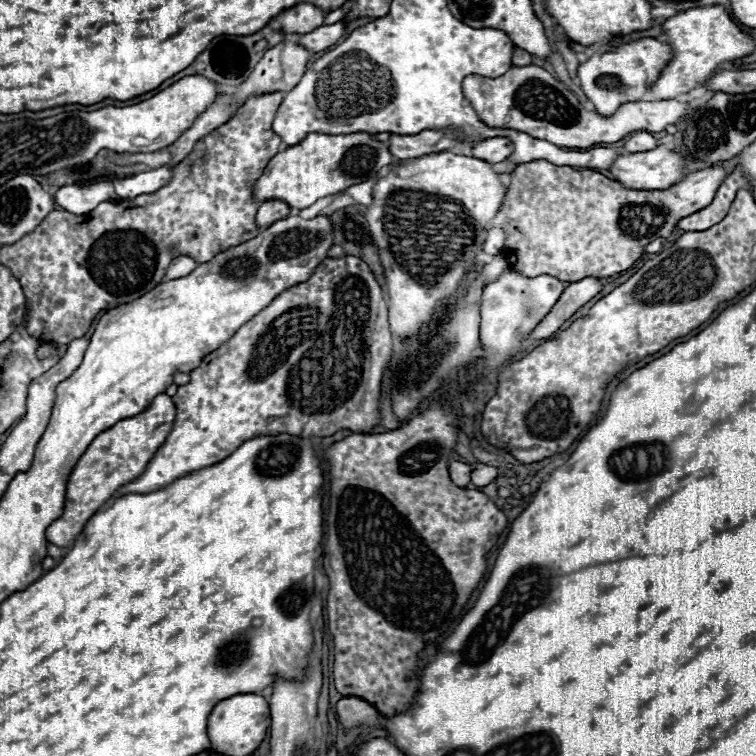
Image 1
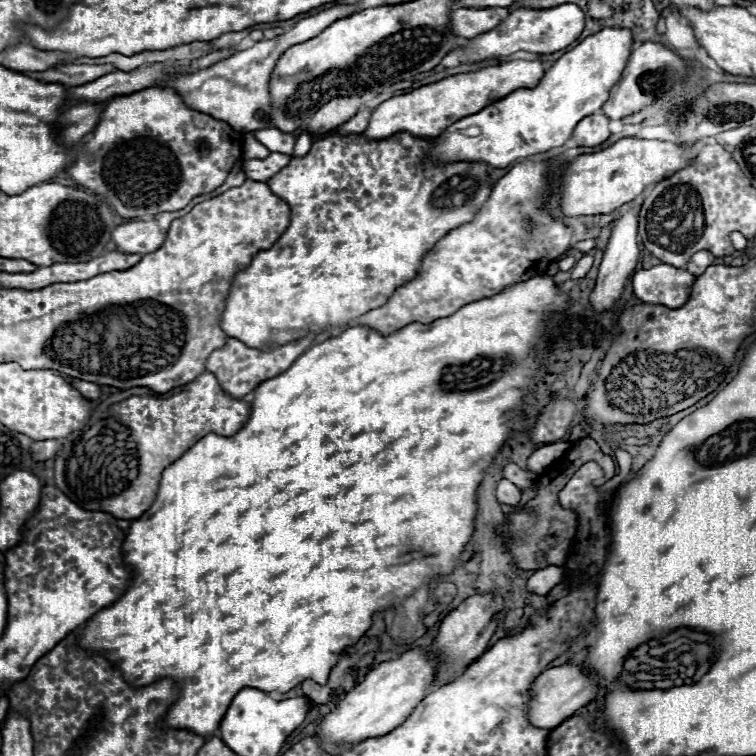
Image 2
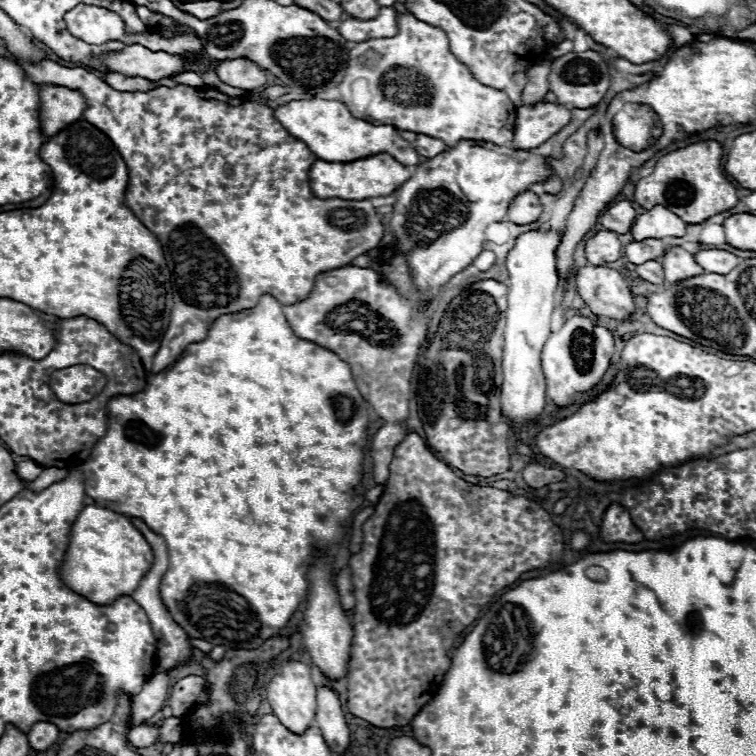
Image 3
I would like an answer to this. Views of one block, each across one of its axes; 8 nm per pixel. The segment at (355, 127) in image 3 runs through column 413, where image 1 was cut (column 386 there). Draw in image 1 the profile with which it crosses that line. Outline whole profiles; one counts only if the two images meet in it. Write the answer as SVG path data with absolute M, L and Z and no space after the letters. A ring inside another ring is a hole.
M310 132L304 142L278 152L266 166L264 174L254 186L254 196L258 202L264 200L284 200L292 208L308 208L318 198L336 194L348 186L370 180L380 168L392 164L392 154L388 142L380 142L374 134L354 132L354 134L322 134Z

